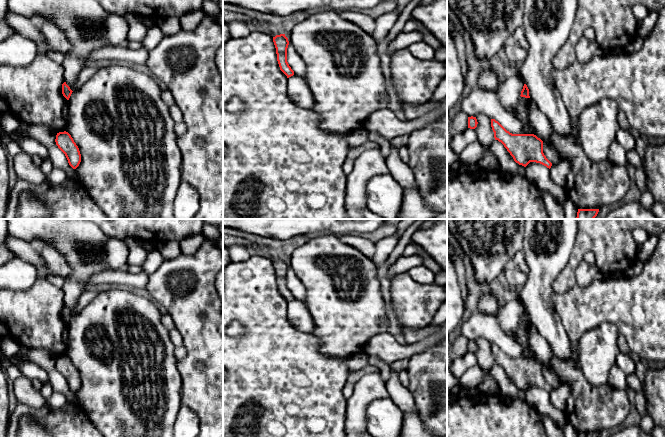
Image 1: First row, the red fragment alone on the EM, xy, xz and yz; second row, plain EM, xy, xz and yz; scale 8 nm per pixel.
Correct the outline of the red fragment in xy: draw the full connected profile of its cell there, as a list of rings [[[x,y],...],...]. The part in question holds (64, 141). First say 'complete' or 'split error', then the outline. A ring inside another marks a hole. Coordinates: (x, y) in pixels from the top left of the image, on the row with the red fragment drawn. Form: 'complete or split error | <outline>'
complete | [[[66,131],[59,132],[56,135],[55,142],[58,148],[65,154],[69,165],[76,169],[81,162],[81,154],[71,135]]]

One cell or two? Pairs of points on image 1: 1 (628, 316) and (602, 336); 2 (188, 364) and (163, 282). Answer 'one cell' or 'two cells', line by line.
1: two cells
2: one cell

